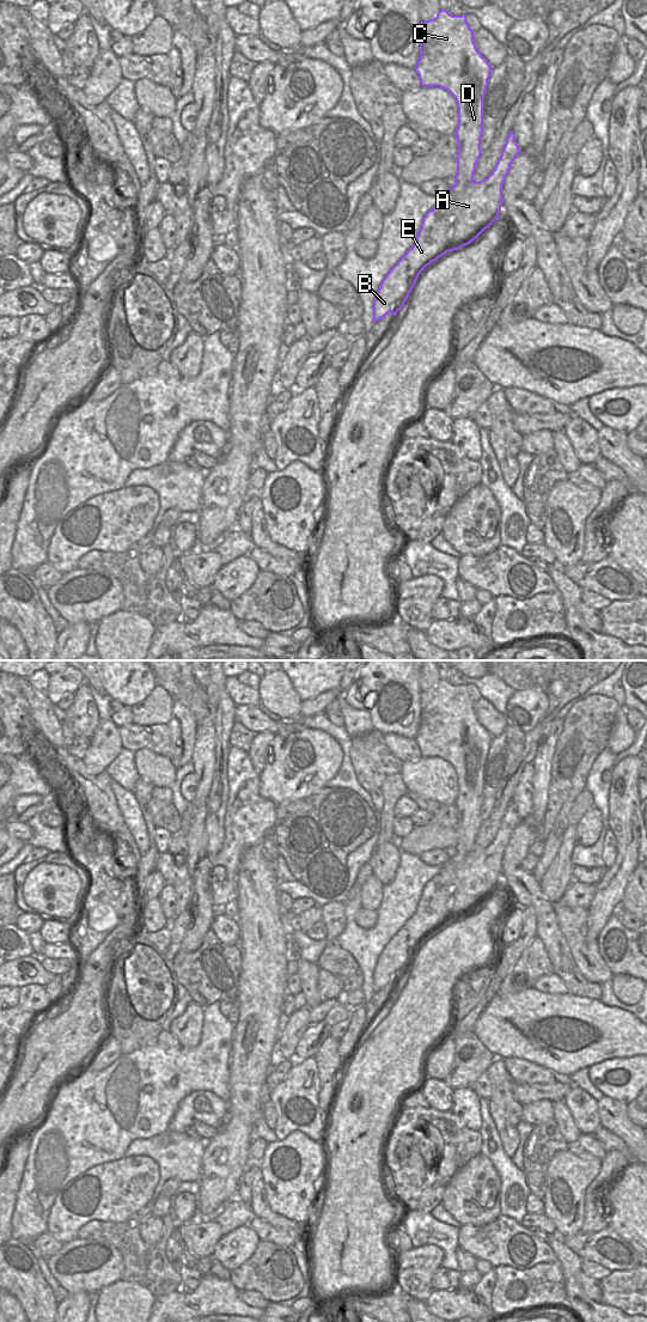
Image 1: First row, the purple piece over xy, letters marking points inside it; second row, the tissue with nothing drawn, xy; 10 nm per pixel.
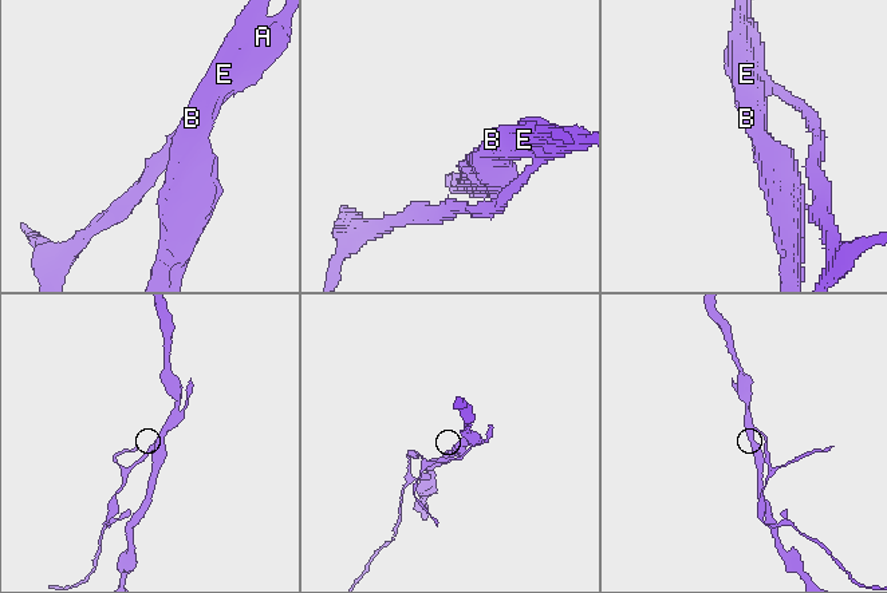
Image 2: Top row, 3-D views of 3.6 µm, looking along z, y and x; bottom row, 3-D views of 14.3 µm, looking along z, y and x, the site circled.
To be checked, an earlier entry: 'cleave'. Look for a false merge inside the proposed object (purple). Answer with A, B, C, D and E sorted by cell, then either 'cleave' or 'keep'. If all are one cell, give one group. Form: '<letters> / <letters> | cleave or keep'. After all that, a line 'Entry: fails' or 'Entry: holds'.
A / B C D E | cleave
Entry: holds

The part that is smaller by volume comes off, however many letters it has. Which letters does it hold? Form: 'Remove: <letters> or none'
Remove: A.

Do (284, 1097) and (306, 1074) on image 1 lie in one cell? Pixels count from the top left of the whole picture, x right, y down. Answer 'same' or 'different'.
same

